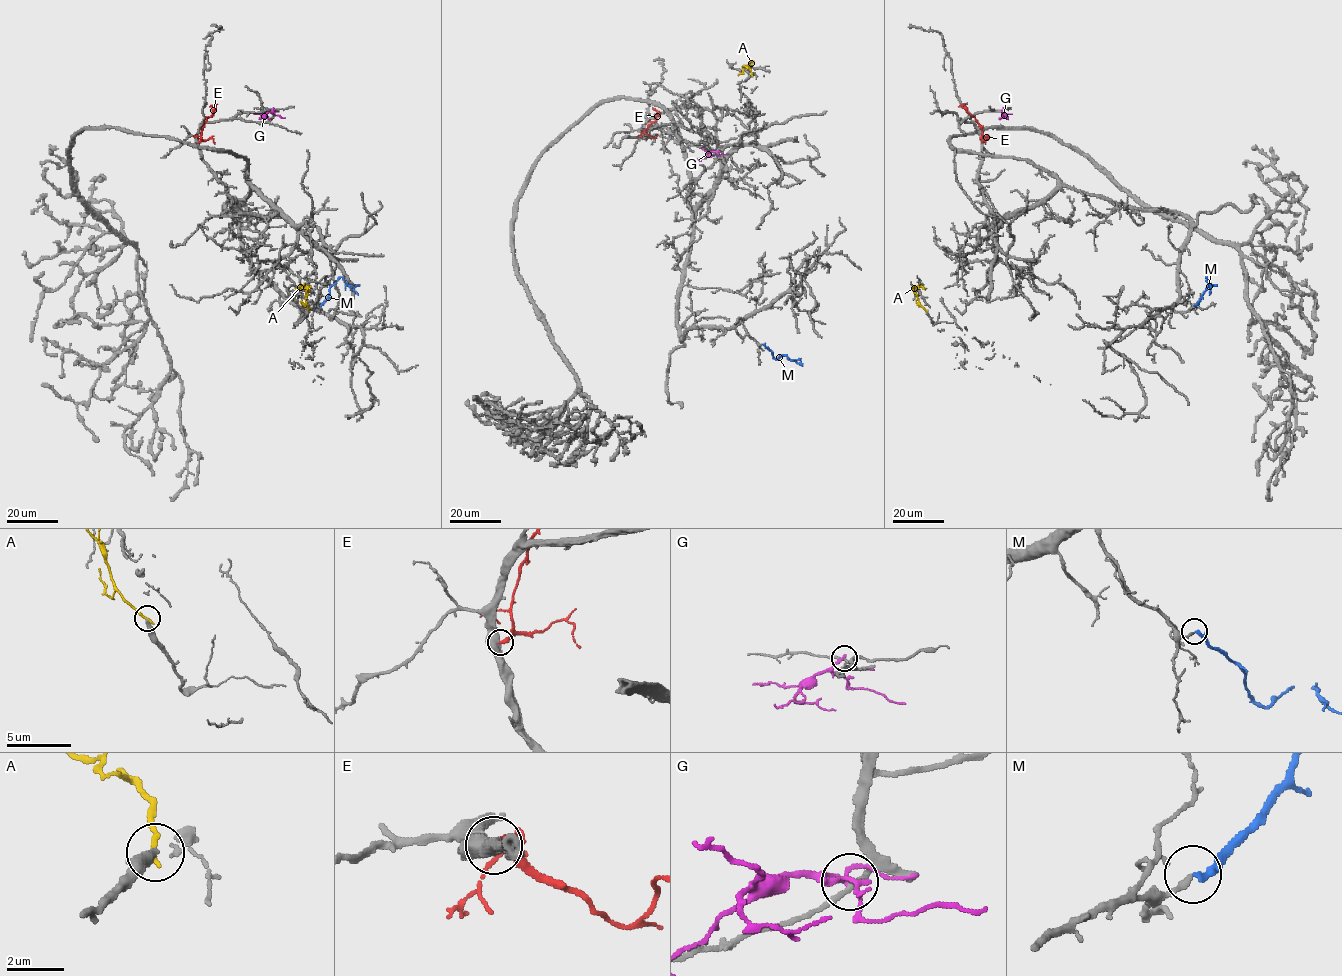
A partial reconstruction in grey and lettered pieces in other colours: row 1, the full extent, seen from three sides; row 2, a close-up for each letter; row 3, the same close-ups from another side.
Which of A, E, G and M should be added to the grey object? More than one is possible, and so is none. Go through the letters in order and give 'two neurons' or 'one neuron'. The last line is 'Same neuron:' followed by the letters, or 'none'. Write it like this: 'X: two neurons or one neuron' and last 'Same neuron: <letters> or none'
A: two neurons
E: two neurons
G: two neurons
M: two neurons
Same neuron: none

